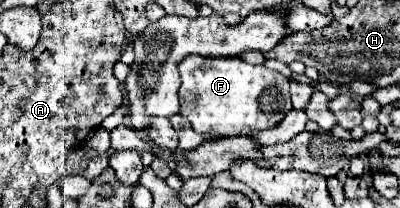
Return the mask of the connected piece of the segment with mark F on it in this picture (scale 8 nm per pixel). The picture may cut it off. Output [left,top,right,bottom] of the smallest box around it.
[179,56,291,138]

